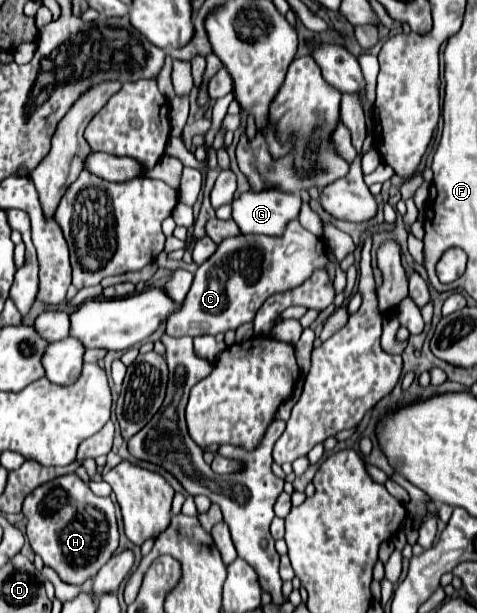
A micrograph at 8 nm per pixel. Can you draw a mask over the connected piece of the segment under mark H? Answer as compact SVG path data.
M68 473L36 487L22 505L28 519L26 537L44 565L52 567L64 583L82 585L94 577L114 555L120 541L116 507L110 497L96 497L90 487L76 475Z

